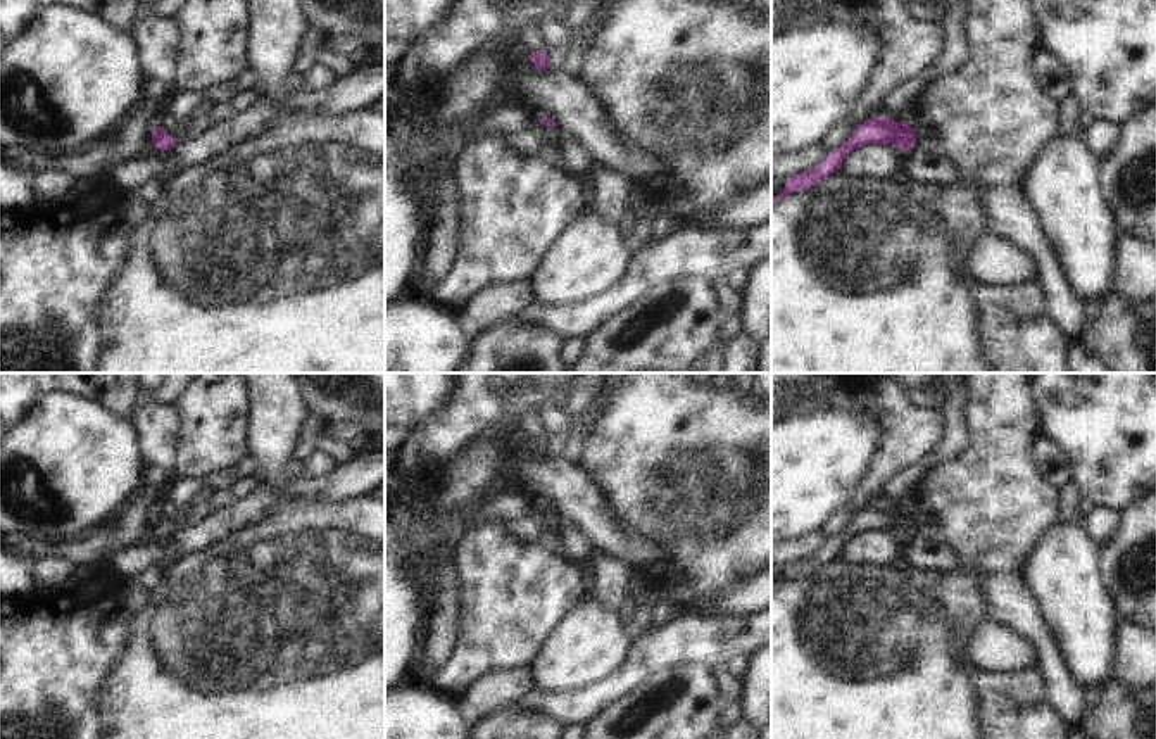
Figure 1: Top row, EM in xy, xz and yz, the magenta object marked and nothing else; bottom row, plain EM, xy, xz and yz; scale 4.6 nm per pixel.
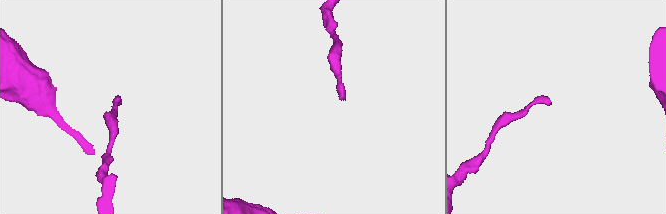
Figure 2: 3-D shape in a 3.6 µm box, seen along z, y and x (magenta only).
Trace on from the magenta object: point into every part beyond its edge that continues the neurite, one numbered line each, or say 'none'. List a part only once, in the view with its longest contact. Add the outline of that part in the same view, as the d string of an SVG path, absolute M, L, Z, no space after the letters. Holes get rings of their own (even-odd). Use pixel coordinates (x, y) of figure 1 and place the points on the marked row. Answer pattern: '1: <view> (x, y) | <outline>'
1: xz (551, 135) | M538 123L538 126L542 128L543 133L543 140L550 142L550 143L557 143L559 142L559 129L557 128L549 128ZM537 126L537 128L538 128Z

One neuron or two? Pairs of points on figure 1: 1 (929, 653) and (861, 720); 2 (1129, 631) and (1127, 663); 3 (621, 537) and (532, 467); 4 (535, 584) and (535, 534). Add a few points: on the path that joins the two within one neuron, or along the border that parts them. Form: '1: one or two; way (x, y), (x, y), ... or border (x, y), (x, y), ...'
1: one; way (915, 670), (879, 707)
2: one; way (1129, 639), (1129, 655)
3: one; way (599, 524), (554, 482)
4: two; border (499, 522), (521, 541), (544, 543)

